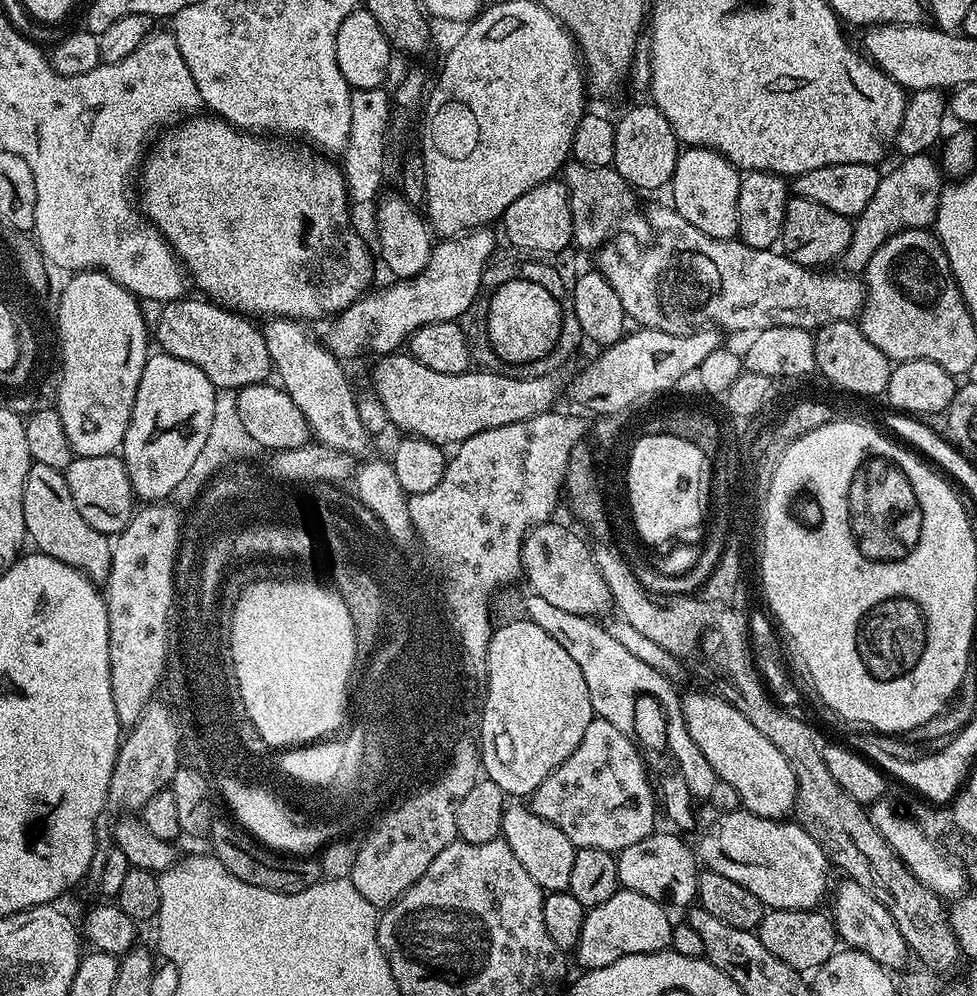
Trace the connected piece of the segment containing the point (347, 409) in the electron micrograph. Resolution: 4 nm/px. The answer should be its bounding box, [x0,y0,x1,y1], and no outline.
[262,318,370,454]

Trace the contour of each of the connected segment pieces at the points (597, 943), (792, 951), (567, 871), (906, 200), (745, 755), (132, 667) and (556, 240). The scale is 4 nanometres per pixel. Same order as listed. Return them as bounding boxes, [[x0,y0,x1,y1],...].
[[574,890,673,969],[754,908,838,974],[501,805,576,893],[842,155,941,274],[680,691,796,820],[104,502,182,726],[502,178,572,254]]

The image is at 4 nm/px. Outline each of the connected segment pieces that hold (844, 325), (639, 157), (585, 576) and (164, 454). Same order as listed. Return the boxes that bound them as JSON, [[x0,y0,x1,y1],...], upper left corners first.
[[814,320,893,396],[611,102,682,192],[522,522,613,618],[120,352,217,500]]

